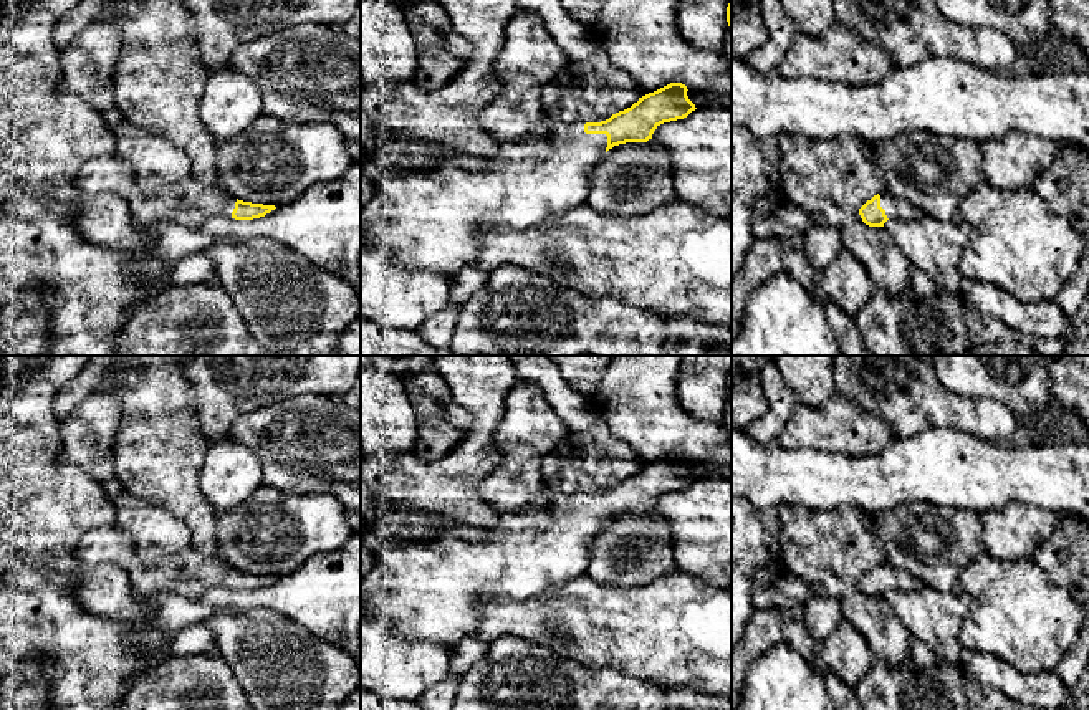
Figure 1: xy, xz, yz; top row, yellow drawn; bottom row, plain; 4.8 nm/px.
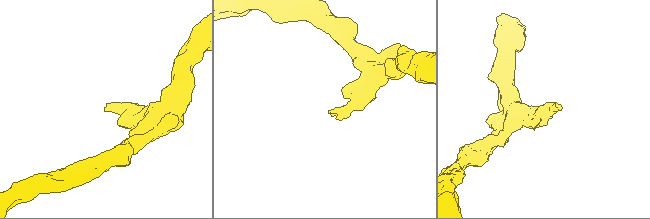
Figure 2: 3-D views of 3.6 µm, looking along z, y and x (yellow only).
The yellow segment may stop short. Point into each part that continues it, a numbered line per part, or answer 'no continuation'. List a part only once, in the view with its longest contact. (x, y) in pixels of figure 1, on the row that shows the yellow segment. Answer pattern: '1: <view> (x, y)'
1: xz (431, 220)

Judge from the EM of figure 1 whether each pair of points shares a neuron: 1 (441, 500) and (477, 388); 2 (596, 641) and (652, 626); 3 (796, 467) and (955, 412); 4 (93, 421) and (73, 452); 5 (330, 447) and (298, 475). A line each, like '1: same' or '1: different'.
1: same
2: same
3: different
4: same
5: same

